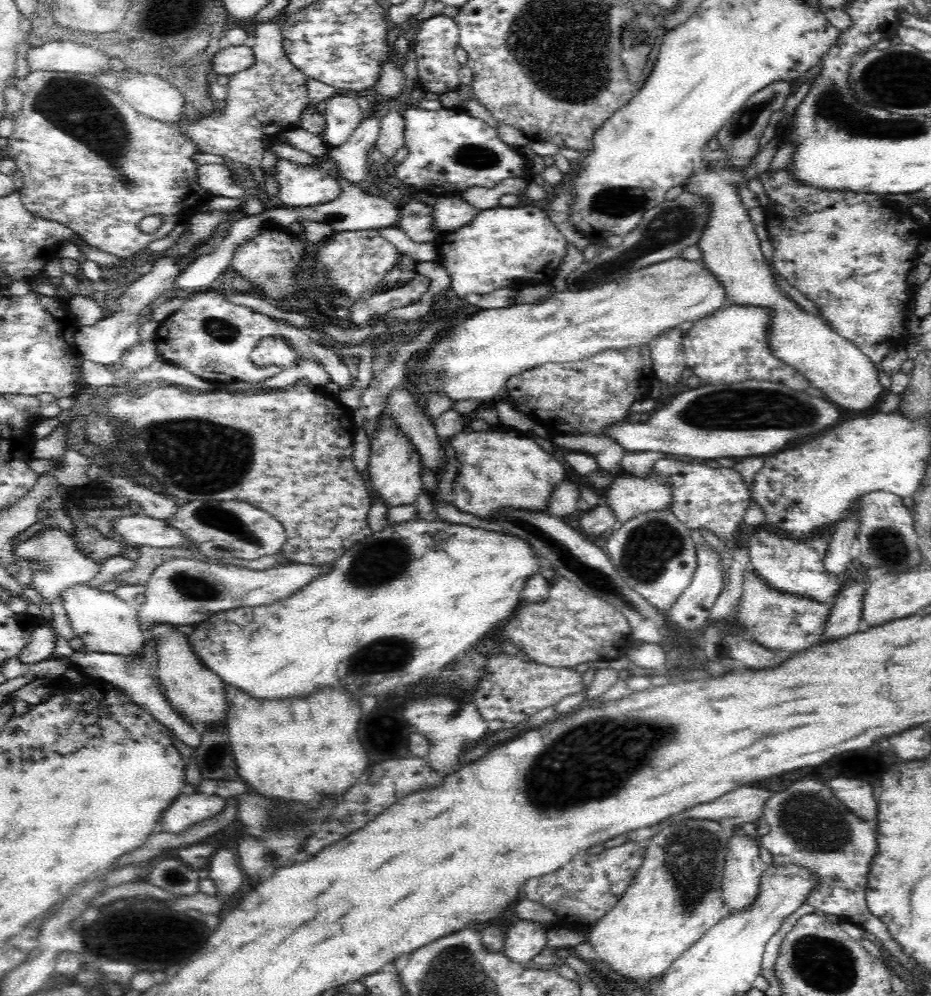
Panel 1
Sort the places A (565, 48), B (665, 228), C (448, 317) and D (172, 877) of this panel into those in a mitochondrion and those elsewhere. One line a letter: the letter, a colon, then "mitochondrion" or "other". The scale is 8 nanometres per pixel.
A: mitochondrion
B: mitochondrion
C: other
D: mitochondrion

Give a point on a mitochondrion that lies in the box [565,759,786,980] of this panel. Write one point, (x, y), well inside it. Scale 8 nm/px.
(691, 854)

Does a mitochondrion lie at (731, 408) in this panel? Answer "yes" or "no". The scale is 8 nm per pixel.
yes

